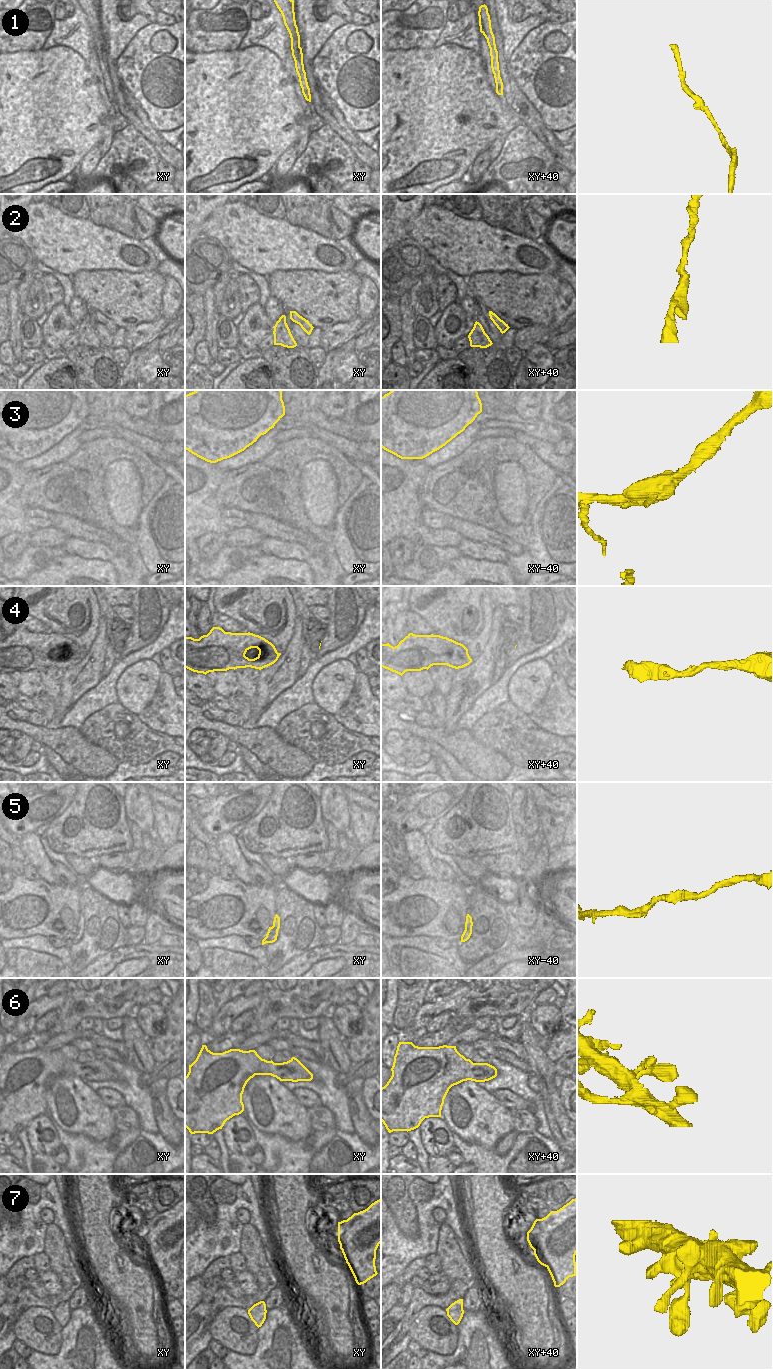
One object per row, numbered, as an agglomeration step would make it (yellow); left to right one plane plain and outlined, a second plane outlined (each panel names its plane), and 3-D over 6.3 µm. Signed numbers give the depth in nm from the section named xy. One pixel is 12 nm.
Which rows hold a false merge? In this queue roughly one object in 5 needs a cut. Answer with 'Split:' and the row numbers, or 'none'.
Split: 3

